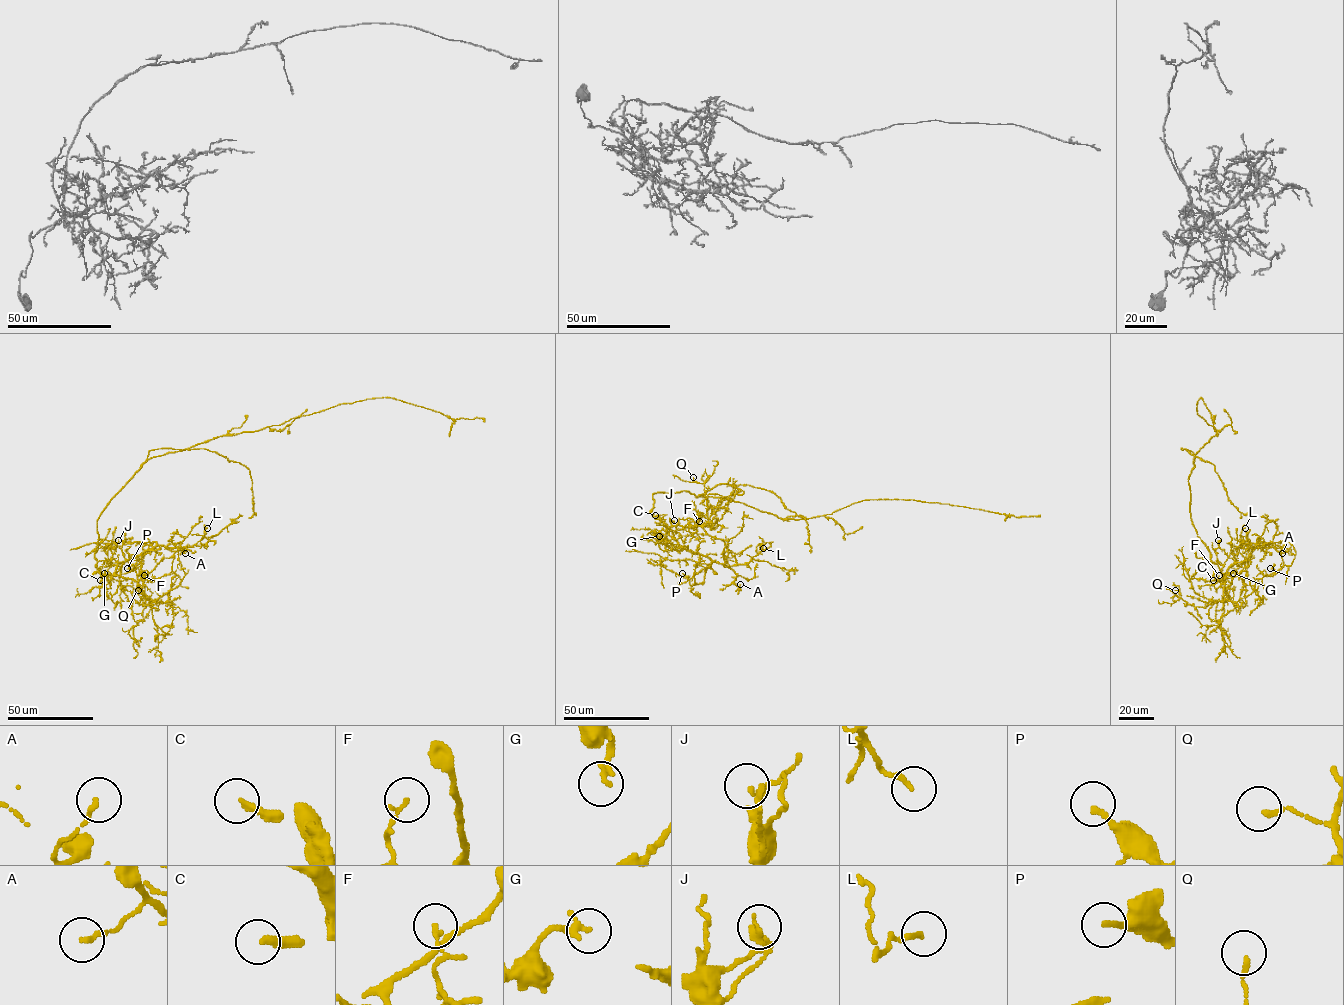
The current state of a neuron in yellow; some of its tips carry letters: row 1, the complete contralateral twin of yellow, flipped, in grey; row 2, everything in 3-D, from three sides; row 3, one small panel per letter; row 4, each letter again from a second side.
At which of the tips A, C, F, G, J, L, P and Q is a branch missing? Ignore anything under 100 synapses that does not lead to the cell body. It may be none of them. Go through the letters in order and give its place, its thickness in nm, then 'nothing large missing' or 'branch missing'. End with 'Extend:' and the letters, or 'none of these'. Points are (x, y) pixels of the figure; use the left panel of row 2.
A: (185, 553) | 150 nm | nothing large missing
C: (100, 580) | 200 nm | branch missing
F: (144, 575) | 140 nm | nothing large missing
G: (104, 573) | 240 nm | nothing large missing
J: (118, 540) | 190 nm | nothing large missing
L: (207, 528) | 170 nm | nothing large missing
P: (127, 568) | 170 nm | nothing large missing
Q: (138, 590) | 150 nm | nothing large missing
Extend: C

